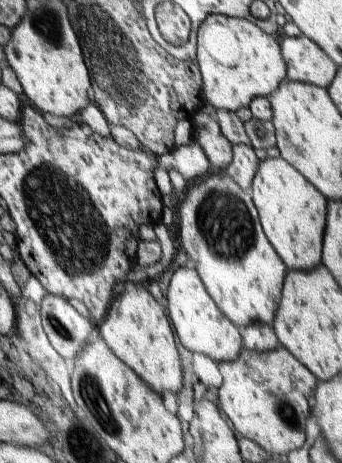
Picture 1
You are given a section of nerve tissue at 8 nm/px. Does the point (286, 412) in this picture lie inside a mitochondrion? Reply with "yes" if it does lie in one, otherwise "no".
yes

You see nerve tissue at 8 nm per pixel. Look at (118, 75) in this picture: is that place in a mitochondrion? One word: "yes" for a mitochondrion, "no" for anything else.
yes

